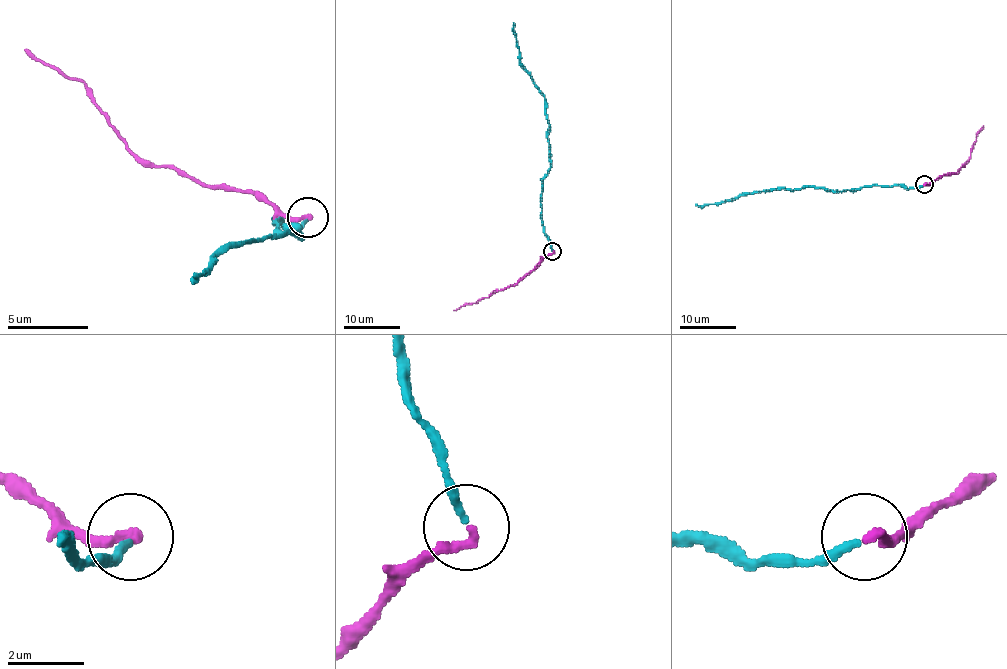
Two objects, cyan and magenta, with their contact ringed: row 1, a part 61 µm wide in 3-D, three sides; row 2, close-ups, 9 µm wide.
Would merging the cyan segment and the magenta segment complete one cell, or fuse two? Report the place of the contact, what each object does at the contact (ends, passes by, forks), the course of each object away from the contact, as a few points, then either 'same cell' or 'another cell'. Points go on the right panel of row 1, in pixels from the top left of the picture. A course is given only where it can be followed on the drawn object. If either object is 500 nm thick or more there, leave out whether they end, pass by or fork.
(924, 184) | cyan ends | magenta ends | cyan via (924, 185), (840, 191), (772, 188), (702, 207), (695, 204) | magenta via (924, 184), (956, 173), (963, 165), (983, 126) | same cell

